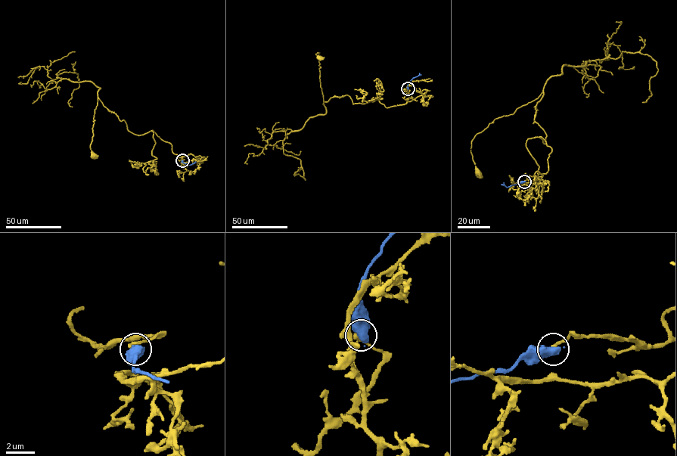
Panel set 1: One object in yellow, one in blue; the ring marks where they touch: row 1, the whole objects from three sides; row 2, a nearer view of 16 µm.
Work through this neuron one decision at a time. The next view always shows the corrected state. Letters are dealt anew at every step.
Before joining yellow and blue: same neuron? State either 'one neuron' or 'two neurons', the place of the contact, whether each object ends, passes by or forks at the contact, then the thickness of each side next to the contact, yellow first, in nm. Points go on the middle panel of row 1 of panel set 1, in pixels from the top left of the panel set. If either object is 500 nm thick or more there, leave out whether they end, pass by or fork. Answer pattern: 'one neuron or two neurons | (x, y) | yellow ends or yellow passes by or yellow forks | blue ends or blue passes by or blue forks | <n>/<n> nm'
two neurons | (408, 88) | 280/750 nm

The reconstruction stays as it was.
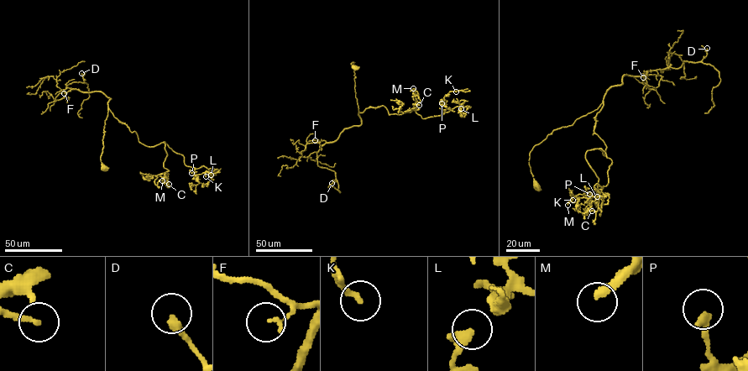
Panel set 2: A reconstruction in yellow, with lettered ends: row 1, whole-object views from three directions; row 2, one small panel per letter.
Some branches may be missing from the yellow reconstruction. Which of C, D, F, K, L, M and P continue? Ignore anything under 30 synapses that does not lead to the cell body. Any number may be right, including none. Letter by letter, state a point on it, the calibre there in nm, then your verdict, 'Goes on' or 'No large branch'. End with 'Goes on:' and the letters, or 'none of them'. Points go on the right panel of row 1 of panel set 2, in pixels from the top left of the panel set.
C: Place: (592, 211). Thickness 200 nm. No large branch
D: Place: (707, 48). Thickness 320 nm. No large branch
F: Place: (643, 77). Thickness 130 nm. No large branch
K: Place: (572, 200). Thickness 240 nm. No large branch
L: Place: (597, 196). Thickness 240 nm. Goes on
M: Place: (567, 205). Thickness 220 nm. Goes on
P: Place: (589, 194). Thickness 280 nm. No large branch
Goes on: L, M

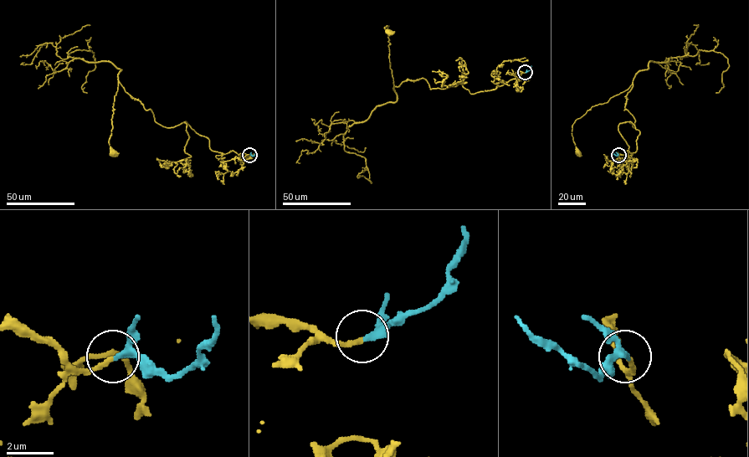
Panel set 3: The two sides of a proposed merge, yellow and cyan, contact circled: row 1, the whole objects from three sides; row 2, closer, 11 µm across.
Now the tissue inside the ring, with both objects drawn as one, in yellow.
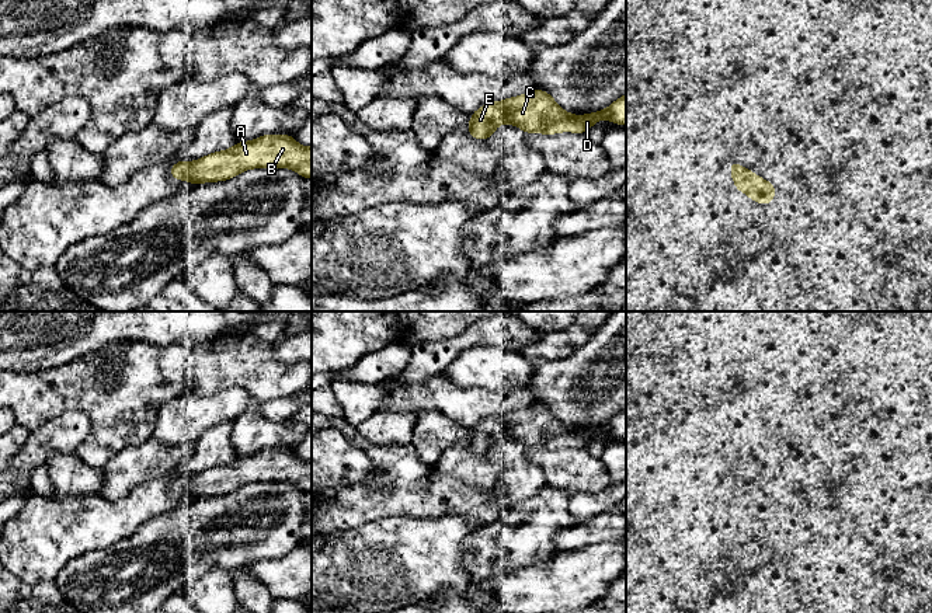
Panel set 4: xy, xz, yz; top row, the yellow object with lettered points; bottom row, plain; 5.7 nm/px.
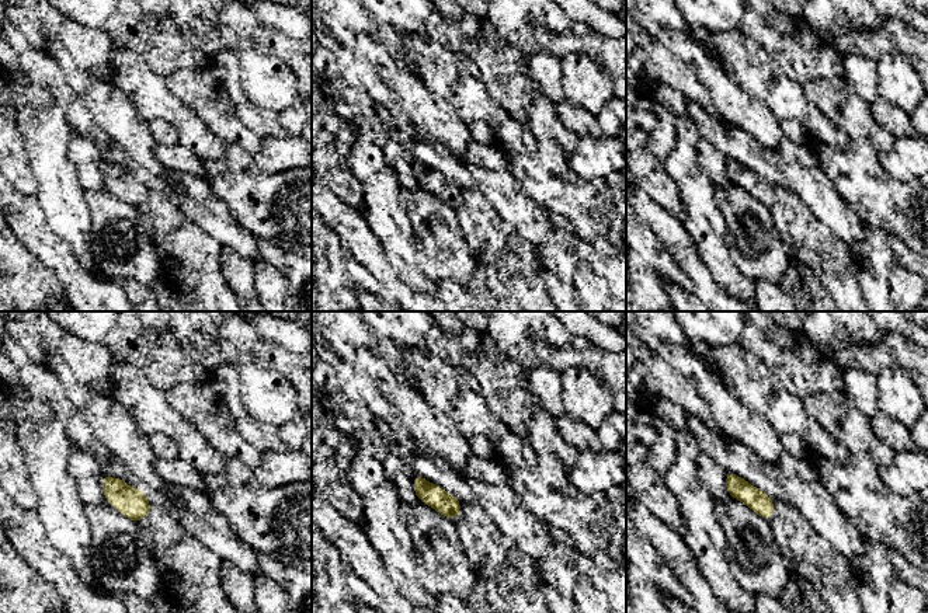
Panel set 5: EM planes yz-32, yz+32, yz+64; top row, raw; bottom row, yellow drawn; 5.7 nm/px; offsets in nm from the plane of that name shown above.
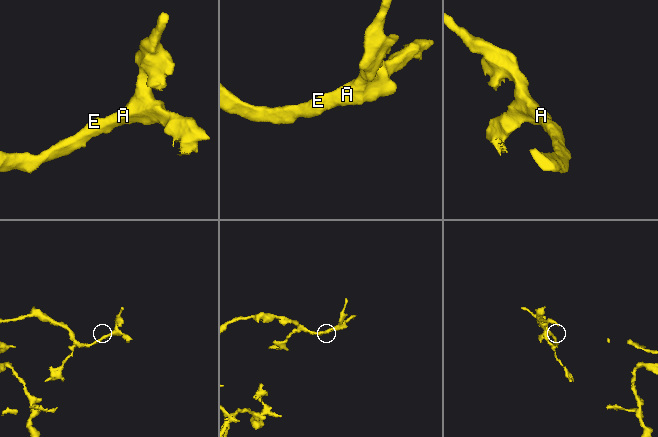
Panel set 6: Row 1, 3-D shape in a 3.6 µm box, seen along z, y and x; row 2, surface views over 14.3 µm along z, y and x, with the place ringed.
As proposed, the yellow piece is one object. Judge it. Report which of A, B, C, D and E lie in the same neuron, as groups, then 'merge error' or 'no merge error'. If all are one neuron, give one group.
A B C D E; no merge error

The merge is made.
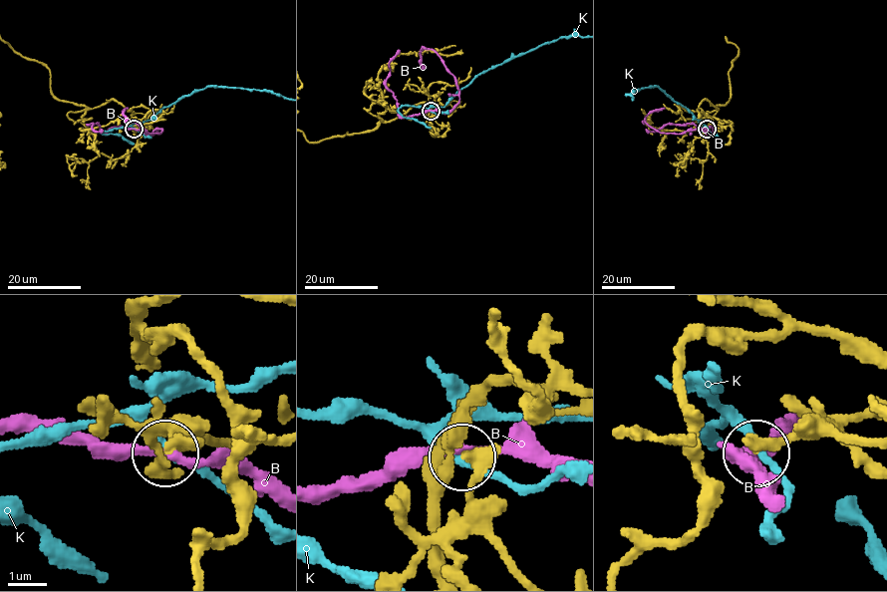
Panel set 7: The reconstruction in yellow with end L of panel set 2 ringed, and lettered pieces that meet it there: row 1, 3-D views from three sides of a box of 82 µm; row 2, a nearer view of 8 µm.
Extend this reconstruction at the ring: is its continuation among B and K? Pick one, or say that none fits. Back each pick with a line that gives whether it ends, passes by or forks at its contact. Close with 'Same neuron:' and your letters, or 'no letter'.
Same neuron: no letter

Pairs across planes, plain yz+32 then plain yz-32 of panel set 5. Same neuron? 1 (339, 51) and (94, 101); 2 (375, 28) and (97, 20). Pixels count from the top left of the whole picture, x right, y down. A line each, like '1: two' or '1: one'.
1: two
2: two

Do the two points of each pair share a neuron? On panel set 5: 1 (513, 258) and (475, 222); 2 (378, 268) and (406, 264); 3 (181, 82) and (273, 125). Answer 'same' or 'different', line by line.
1: same
2: different
3: different

